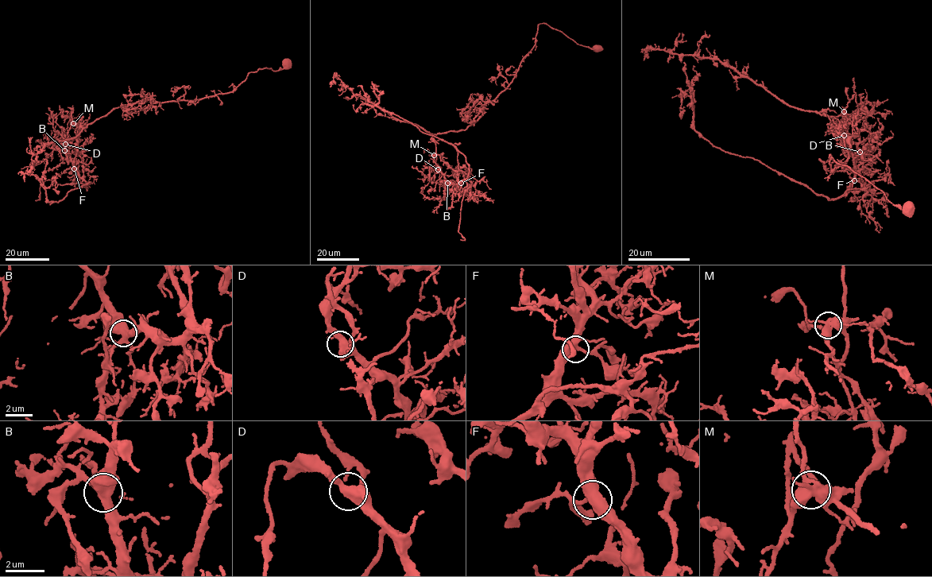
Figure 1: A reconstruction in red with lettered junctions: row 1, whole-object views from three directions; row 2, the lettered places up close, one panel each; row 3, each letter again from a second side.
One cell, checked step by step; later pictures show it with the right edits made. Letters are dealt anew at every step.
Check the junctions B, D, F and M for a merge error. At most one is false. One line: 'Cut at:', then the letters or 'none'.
Cut at: M

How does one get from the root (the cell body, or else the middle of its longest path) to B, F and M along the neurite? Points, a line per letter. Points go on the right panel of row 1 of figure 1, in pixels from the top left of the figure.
B: (907, 209), (832, 157), (831, 171), (846, 160), (858, 132), (819, 112), (845, 114), (842, 126), (860, 152)
F: (907, 209), (832, 157), (831, 171), (858, 132), (820, 112), (846, 114), (841, 123), (859, 151), (854, 180)
M: (907, 209), (832, 157), (831, 171), (846, 160), (858, 132), (819, 112), (844, 111)

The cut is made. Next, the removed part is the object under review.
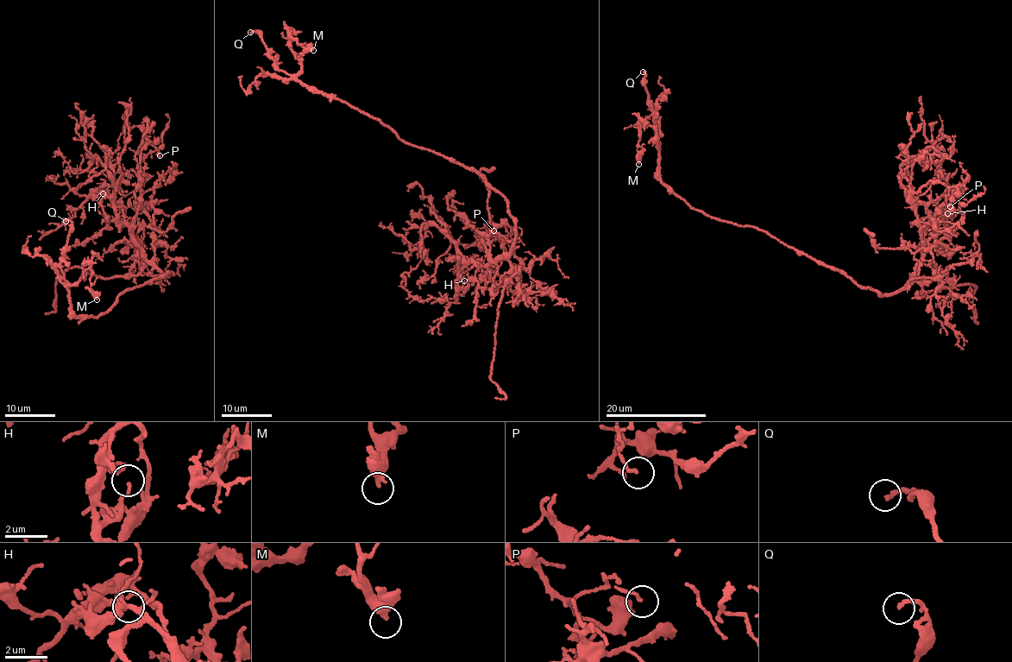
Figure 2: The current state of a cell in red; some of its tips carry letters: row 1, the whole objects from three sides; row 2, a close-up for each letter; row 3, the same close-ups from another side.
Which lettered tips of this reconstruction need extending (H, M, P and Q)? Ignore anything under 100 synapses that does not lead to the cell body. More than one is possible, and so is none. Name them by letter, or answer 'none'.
none

